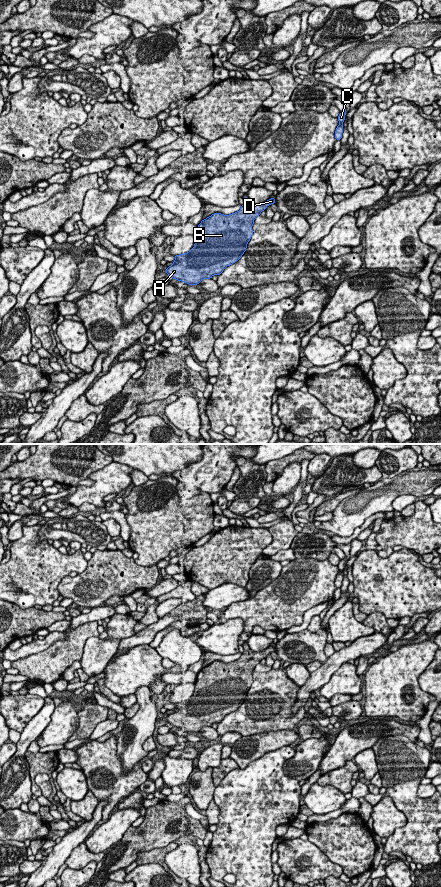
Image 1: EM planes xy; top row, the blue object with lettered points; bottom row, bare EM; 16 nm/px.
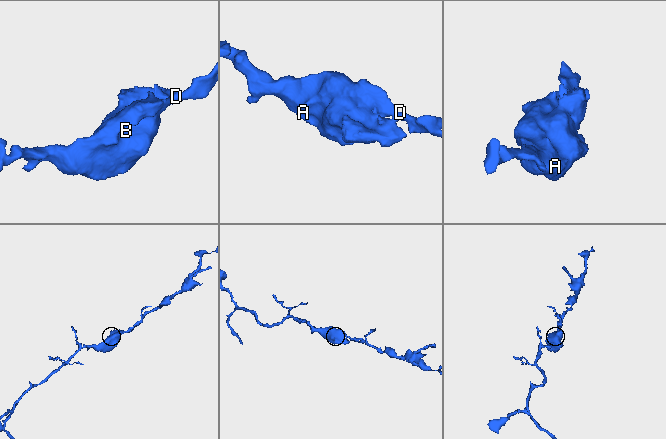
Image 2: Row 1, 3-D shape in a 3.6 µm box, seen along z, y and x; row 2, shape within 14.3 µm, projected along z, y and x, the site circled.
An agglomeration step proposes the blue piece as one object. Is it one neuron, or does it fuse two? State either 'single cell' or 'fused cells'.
single cell

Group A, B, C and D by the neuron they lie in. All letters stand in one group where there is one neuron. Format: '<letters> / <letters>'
A B C D

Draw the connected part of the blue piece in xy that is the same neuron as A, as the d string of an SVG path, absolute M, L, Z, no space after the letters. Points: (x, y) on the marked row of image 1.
M244 197L244 204L239 211L229 215L214 213L203 219L197 226L194 247L187 253L175 255L174 263L165 269L168 276L193 286L198 285L203 279L220 275L227 266L242 257L253 235L254 220L271 204L275 204L275 198L265 203L253 204L248 197Z

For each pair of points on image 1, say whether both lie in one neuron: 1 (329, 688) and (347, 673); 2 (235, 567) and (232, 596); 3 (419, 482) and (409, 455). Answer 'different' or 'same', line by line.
1: same
2: different
3: different

